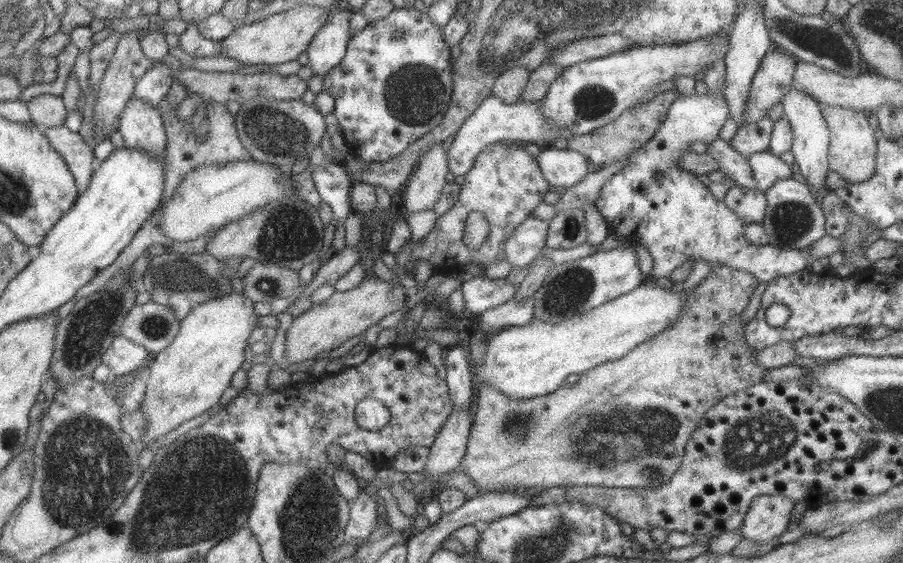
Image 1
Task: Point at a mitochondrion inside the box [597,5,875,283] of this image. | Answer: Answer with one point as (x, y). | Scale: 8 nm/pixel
(818, 42)

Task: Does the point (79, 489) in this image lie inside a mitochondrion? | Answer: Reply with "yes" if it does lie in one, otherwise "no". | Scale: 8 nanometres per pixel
yes

